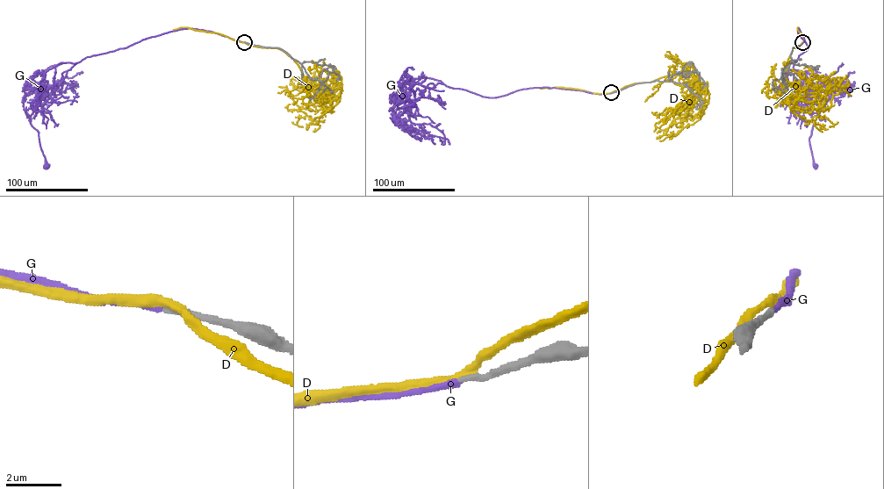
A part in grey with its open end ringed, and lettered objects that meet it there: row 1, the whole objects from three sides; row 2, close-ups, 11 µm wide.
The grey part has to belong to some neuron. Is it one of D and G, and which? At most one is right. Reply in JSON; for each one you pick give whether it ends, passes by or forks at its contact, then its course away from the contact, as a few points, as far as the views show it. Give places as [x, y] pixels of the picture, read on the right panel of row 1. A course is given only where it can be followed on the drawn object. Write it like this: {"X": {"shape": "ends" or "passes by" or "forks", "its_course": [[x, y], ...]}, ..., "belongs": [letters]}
{"G": {"shape": "ends", "its_course": [[802, 42], [798, 28], [808, 48], [794, 63], [794, 81], [818, 105], [809, 139], [815, 166]]}, "belongs": ["G"]}

